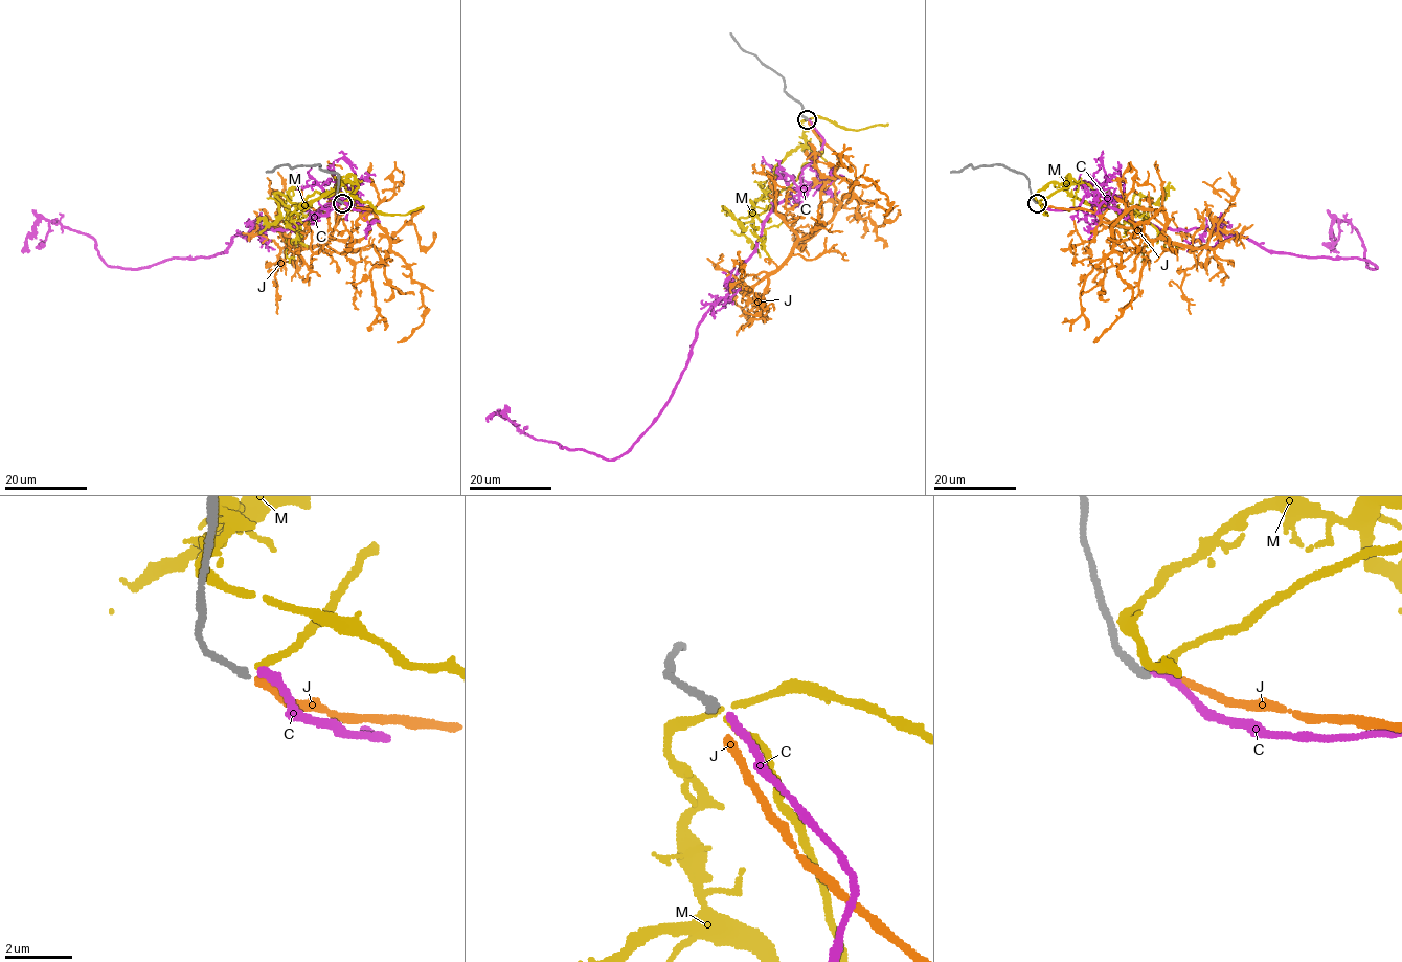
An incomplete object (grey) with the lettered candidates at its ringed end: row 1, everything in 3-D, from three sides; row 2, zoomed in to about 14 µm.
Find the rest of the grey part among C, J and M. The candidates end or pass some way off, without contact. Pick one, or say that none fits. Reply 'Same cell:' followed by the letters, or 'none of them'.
Same cell: none of them

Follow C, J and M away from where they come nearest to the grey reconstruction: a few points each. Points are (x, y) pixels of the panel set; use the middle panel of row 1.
C: (808, 119), (821, 151), (767, 217), (627, 451), (606, 460), (500, 414), (488, 422)
J: (808, 122), (839, 160), (821, 214), (753, 287), (750, 311), (733, 294), (731, 303)
M: (808, 120), (822, 151), (800, 146), (775, 169), (773, 185), (755, 207), (764, 239), (756, 230)

